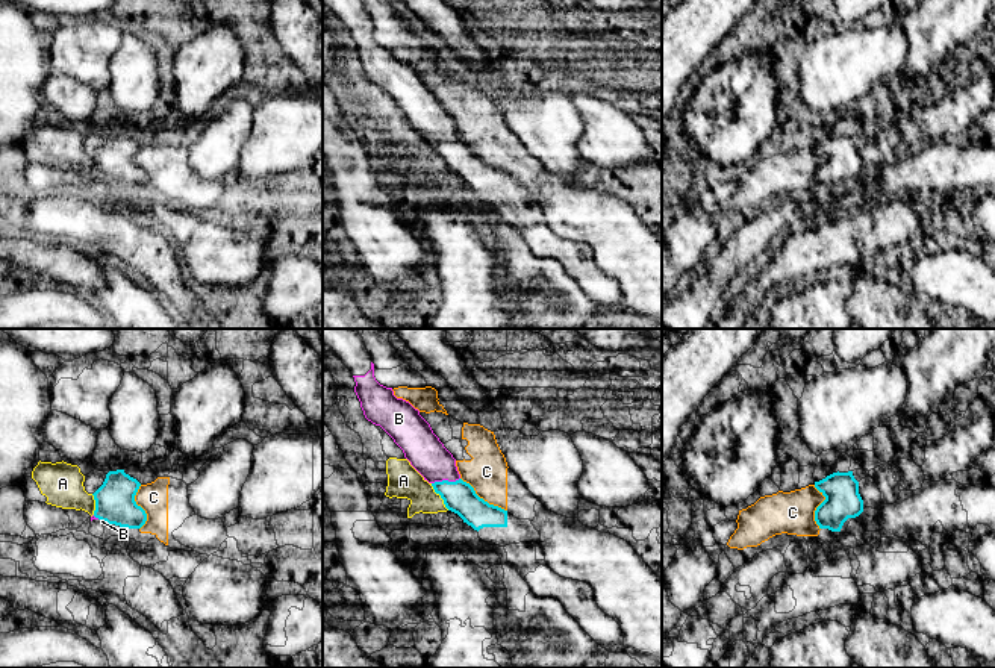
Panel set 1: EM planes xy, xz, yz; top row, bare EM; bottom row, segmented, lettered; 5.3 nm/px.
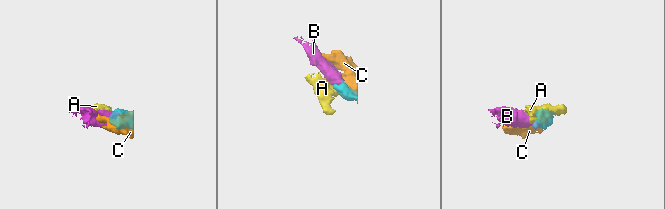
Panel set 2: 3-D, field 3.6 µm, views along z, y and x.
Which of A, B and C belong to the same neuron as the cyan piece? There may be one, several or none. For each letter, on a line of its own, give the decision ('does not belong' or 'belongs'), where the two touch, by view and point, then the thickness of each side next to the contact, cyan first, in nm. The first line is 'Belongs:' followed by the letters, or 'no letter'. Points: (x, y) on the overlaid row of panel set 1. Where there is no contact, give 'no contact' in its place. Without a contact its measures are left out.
Belongs: B
A: does not belong; meets cyan in xz at (441, 497); 170 nm thick on the cyan side, 180 nm on the other
B: belongs; meets cyan in xz at (446, 480); 170 nm thick on the cyan side, 200 nm on the other
C: does not belong; meets cyan in xz at (482, 499); 170 nm thick on the cyan side, 220 nm on the other

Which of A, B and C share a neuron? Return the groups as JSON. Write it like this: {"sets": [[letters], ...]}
{"sets": [["A"], ["B"], ["C"]]}

